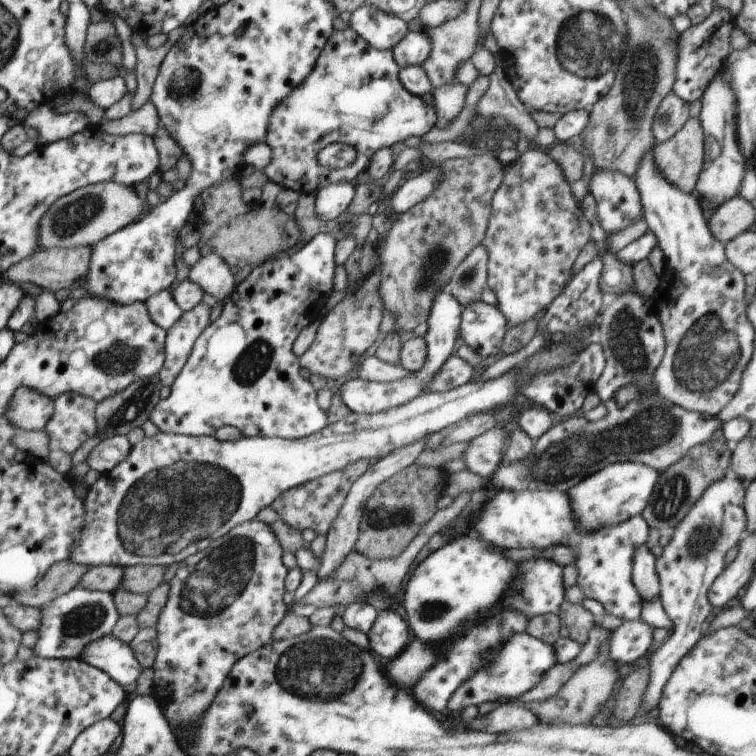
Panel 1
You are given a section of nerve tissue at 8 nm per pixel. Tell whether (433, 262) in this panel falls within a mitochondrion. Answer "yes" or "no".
yes

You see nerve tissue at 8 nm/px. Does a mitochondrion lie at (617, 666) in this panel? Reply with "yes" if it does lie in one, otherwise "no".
no

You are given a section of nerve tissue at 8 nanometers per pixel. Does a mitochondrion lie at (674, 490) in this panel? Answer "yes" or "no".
yes

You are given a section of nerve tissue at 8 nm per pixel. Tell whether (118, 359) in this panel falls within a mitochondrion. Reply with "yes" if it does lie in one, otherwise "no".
yes

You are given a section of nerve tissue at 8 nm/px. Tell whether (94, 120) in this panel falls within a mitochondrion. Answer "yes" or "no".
no

